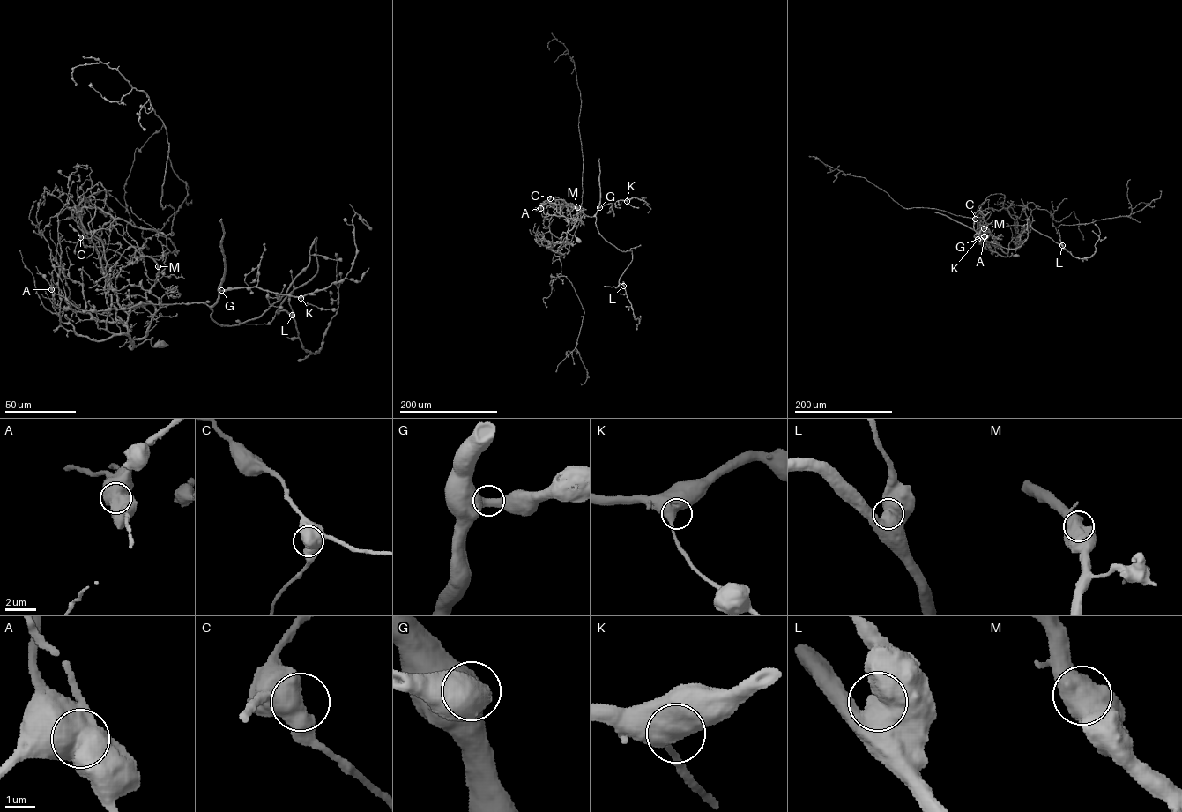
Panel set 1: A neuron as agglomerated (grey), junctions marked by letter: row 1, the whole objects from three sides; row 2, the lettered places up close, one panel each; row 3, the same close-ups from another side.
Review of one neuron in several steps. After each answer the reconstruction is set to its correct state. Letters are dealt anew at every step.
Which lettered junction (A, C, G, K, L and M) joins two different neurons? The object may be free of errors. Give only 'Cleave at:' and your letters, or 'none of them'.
Cleave at: A

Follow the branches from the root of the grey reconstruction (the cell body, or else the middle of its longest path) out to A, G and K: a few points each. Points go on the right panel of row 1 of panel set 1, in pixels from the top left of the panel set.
A: (1016, 256), (1001, 256), (994, 252), (992, 254), (984, 236)
G: (1016, 256), (1007, 256), (994, 241), (981, 242), (993, 242), (987, 242), (984, 236)
K: (1016, 256), (1007, 256), (994, 241), (981, 242), (993, 242), (987, 242), (984, 237), (979, 235), (977, 239)

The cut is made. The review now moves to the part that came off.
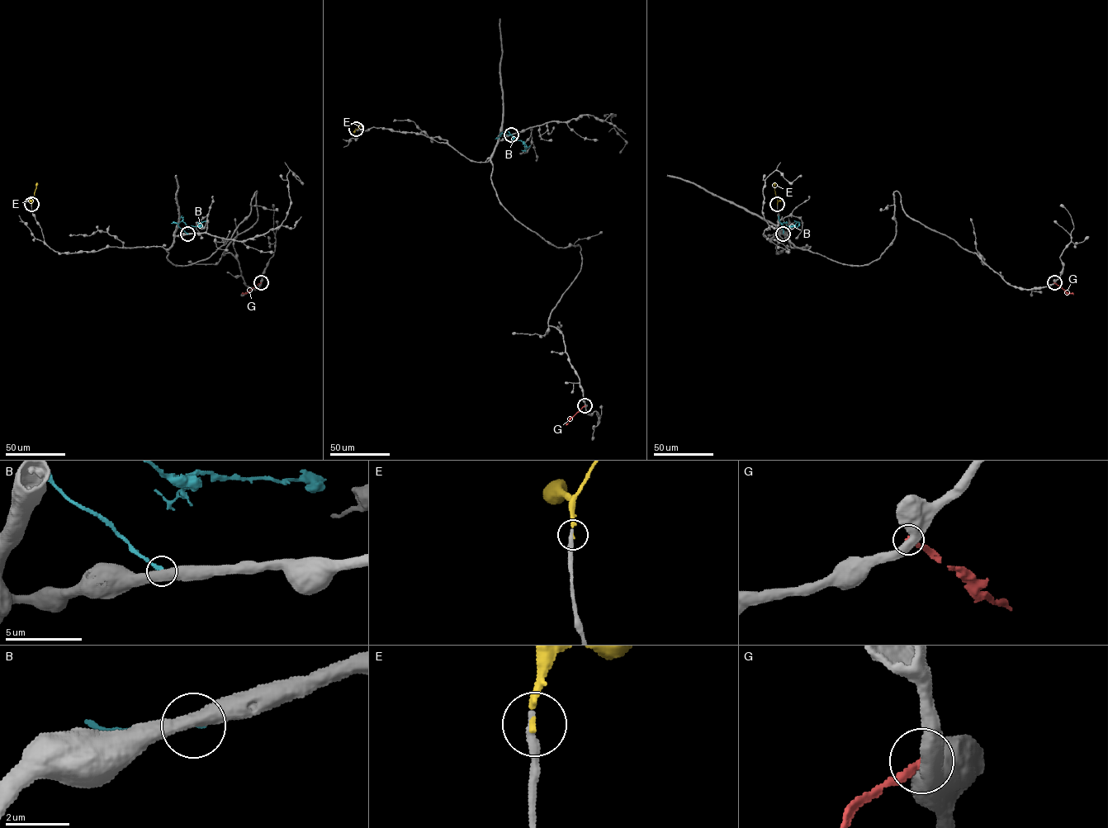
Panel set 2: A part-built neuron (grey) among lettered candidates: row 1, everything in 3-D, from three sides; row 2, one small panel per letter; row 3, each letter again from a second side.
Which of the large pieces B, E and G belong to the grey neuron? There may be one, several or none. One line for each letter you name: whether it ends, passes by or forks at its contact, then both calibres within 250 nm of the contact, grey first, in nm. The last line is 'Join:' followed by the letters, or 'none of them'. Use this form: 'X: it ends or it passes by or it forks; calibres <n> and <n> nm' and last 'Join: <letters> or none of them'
E: it ends; calibres 320 and 170 nm
Join: E

